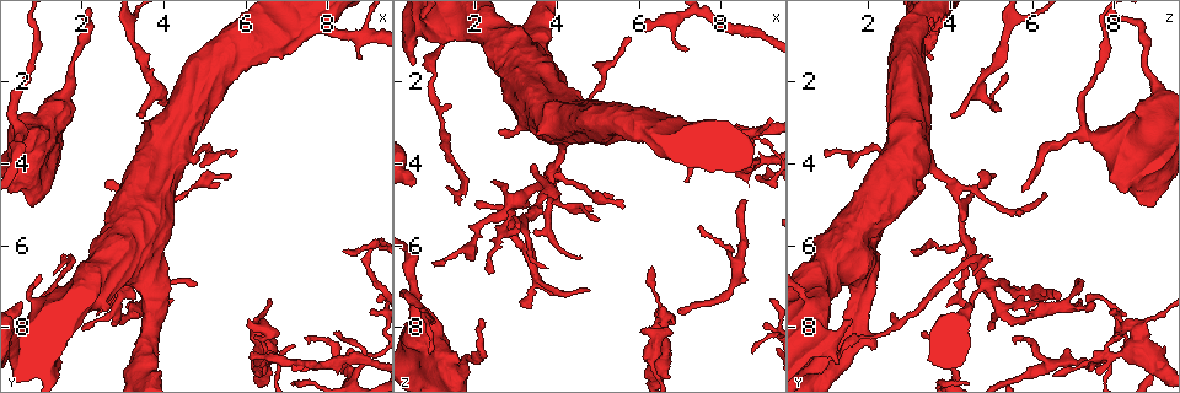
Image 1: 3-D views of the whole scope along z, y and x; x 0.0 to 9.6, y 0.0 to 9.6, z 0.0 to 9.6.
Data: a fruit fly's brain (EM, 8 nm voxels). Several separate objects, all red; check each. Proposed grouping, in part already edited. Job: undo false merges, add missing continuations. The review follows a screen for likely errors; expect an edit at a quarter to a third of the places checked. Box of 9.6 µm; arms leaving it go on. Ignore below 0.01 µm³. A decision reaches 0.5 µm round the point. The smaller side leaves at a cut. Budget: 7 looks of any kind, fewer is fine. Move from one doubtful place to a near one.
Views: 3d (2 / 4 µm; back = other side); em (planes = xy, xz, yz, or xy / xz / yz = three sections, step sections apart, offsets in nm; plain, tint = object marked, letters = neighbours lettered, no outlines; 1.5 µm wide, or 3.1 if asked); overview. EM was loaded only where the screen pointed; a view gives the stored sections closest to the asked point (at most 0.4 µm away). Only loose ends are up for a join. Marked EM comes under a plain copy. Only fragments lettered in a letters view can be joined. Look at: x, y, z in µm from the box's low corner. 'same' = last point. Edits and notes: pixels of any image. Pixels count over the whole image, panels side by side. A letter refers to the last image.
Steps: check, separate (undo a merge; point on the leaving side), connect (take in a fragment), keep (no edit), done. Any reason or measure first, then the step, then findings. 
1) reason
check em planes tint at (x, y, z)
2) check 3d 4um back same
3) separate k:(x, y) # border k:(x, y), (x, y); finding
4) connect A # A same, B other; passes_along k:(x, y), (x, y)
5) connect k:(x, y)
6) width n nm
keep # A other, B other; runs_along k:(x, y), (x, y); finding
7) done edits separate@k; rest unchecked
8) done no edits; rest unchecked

thin end
check 3d 2um at (4.55, 4.65, 6.25)

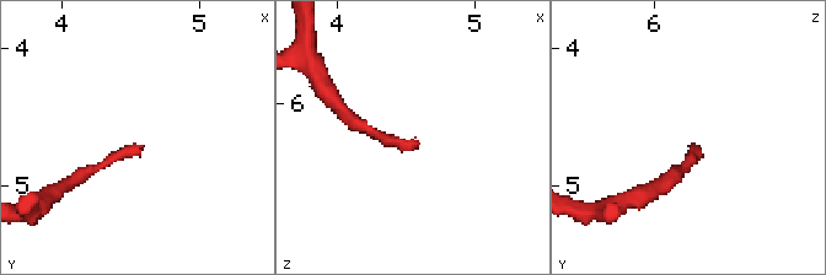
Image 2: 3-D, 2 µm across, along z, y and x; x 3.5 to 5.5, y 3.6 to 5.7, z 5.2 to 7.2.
check em yz step 4 tint at (4.56, 4.72, 6.32)

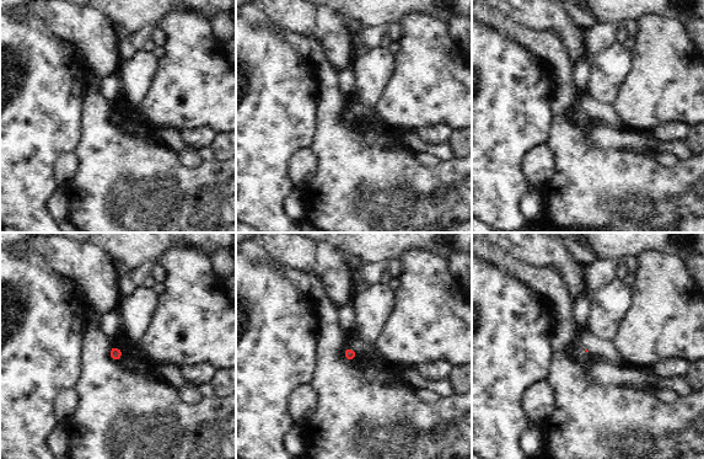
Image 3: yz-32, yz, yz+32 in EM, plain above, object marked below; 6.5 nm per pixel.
check em planes letters same

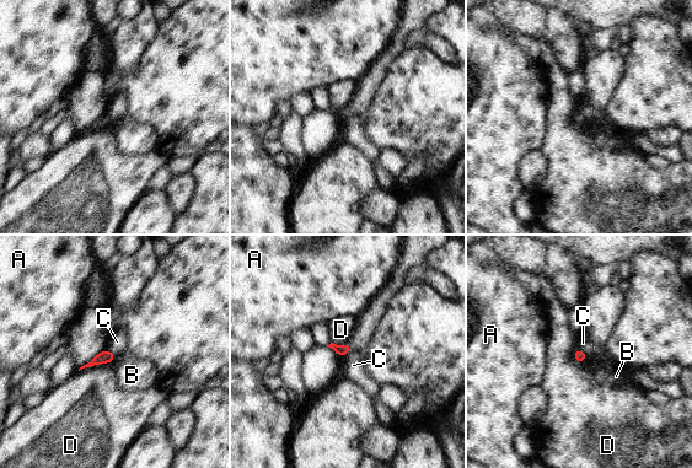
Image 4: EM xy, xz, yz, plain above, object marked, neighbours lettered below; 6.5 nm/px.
width 70 nm; longest_contact D 220 nm
keep # A other, B other, C other, D other; no lettered fragment goes on from it

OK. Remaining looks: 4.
branch stops here
check 3d 2um at (7.00, 8.85, 7.70)

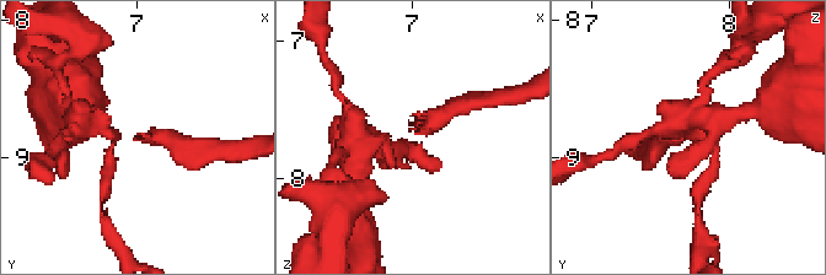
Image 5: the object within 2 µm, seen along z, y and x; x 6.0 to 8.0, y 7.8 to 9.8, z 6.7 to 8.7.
now the EM
check em planes letters at (7.00, 8.86, 7.64)

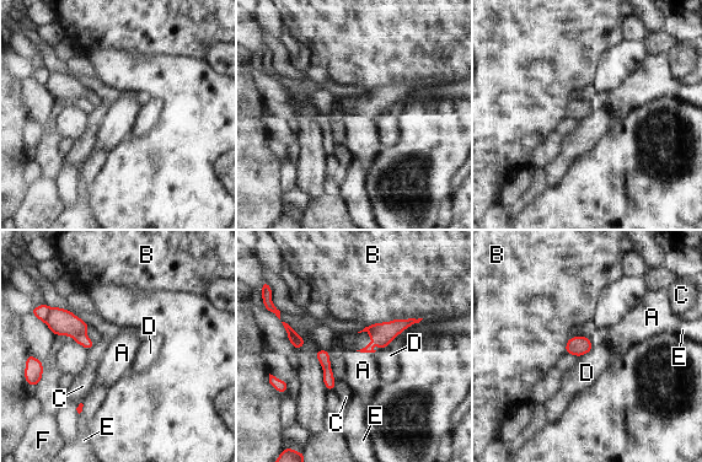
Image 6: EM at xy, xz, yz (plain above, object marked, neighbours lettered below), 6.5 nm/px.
width 90 nm
separate 6:(41, 312) # A other, B other, C other, D other, E other, F other; border 6:(49, 307), (44, 322); a second neuron is stuck on

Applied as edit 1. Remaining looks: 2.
check overview

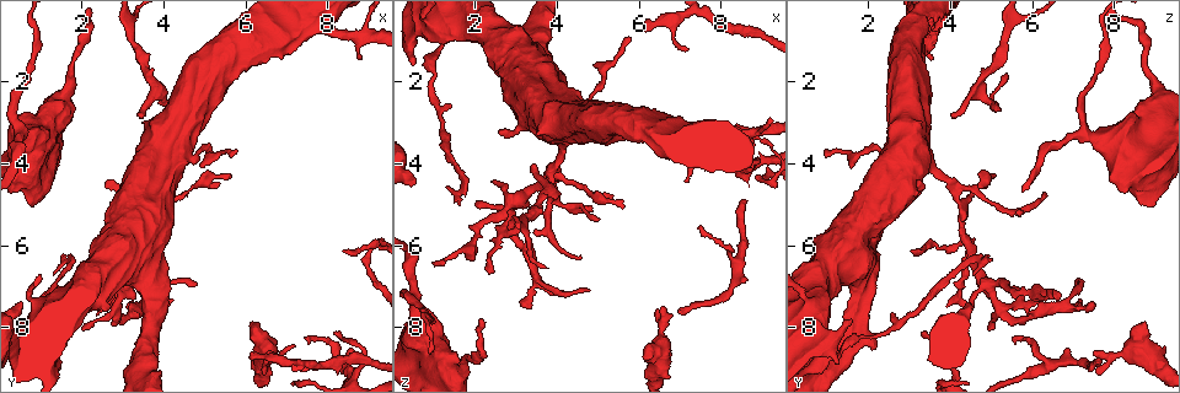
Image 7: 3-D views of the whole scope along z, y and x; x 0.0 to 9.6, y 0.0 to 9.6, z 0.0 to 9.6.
tapers out
check em planes letters at (7.25, 8.45, 1.20)

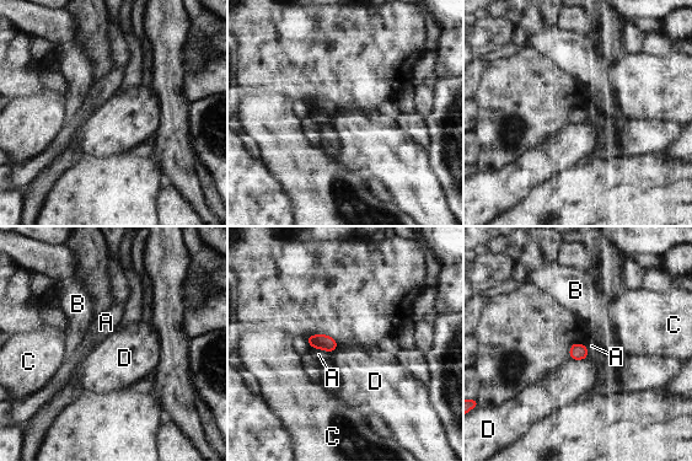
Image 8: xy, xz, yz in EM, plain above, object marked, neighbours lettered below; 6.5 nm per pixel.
width 100 nm
keep # A other, B other, C other, D other; border 8:(586, 357), (583, 359), (570, 359); none of them fits

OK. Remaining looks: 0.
done edits separate@6; rest unchecked

